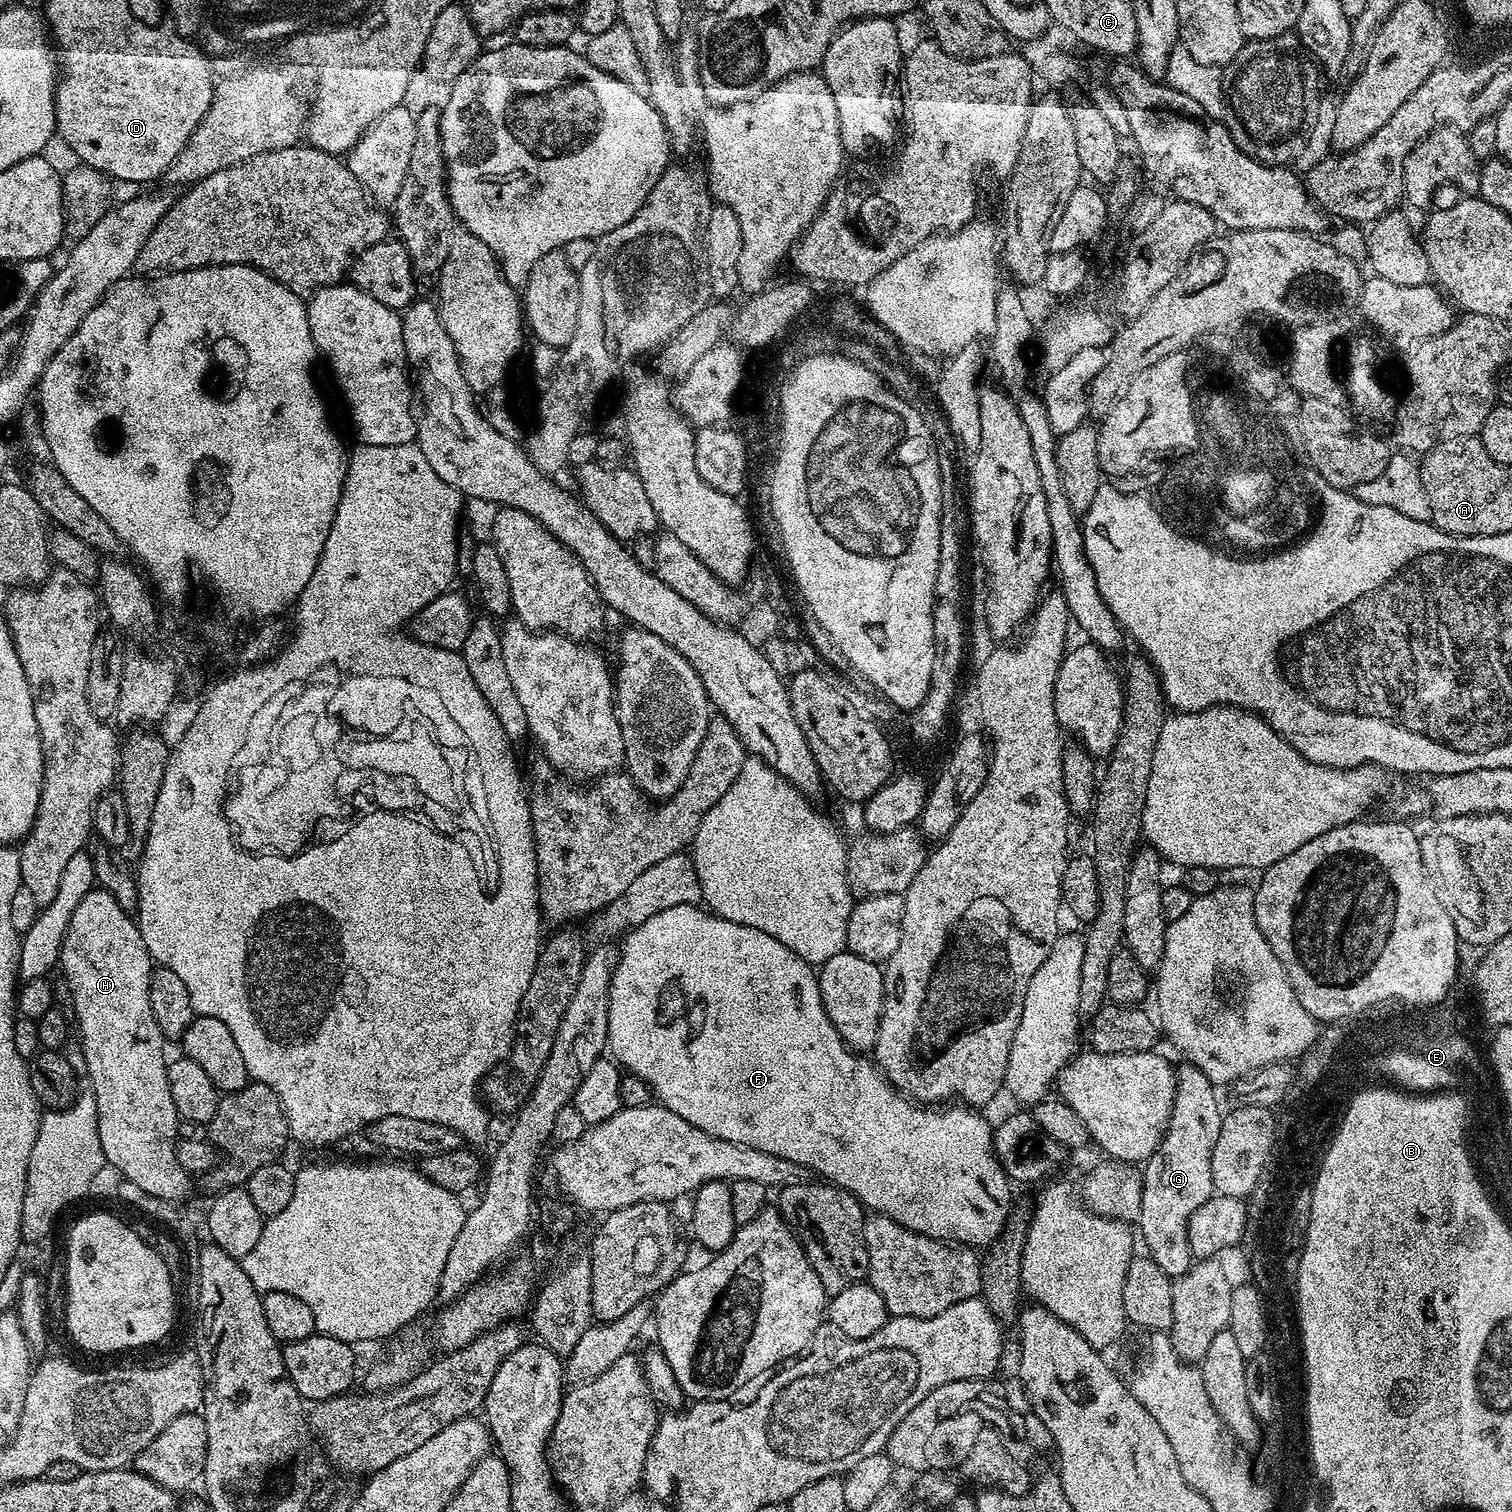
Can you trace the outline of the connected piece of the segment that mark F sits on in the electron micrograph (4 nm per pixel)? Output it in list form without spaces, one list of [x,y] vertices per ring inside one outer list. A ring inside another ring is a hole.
[[[695,904],[662,910],[631,929],[623,939],[624,945],[618,948],[616,968],[612,972],[608,991],[606,1044],[610,1052],[612,1048],[611,1055],[615,1063],[625,1073],[646,1082],[653,1097],[663,1108],[678,1114],[678,1118],[686,1118],[690,1126],[698,1126],[698,1130],[714,1138],[722,1138],[726,1142],[742,1146],[754,1146],[754,1150],[764,1150],[766,1154],[786,1158],[786,1162],[800,1164],[809,1173],[816,1175],[817,1172],[820,1175],[817,1177],[823,1178],[827,1183],[845,1188],[865,1209],[888,1216],[910,1230],[921,1232],[923,1236],[955,1242],[960,1246],[971,1246],[976,1250],[987,1249],[993,1241],[1000,1239],[1000,1231],[1014,1211],[1013,1185],[992,1148],[993,1125],[988,1125],[976,1113],[979,1111],[972,1106],[921,1106],[900,1095],[867,1055],[853,1052],[846,1046],[846,1042],[842,1042],[838,1030],[834,1030],[834,1022],[830,1022],[822,1006],[820,981],[813,965],[798,958],[798,954],[794,954],[790,946],[782,946],[778,938],[770,938],[770,934],[762,934],[762,930],[754,930],[721,916],[713,916],[711,912]]]

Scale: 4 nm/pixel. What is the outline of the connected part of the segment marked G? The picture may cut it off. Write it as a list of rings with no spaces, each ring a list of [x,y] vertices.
[[[1187,1062],[1181,1063],[1181,1068],[1178,1068],[1178,1075],[1176,1077],[1176,1093],[1174,1094],[1174,1102],[1172,1103],[1172,1113],[1170,1114],[1170,1122],[1168,1123],[1168,1129],[1164,1131],[1164,1137],[1159,1146],[1154,1150],[1154,1154],[1142,1168],[1142,1175],[1144,1177],[1144,1185],[1142,1186],[1142,1206],[1140,1207],[1140,1214],[1138,1217],[1138,1225],[1140,1224],[1140,1232],[1138,1228],[1138,1236],[1144,1239],[1144,1244],[1147,1255],[1152,1258],[1153,1262],[1166,1273],[1168,1277],[1175,1278],[1186,1274],[1192,1269],[1194,1263],[1194,1257],[1191,1252],[1190,1242],[1187,1240],[1187,1226],[1190,1222],[1190,1216],[1194,1213],[1194,1210],[1202,1206],[1203,1203],[1213,1197],[1214,1189],[1212,1187],[1212,1159],[1214,1158],[1214,1142],[1218,1142],[1218,1130],[1220,1129],[1220,1122],[1222,1119],[1222,1107],[1216,1101],[1217,1089],[1206,1078],[1206,1074],[1202,1074],[1198,1070],[1198,1066],[1189,1064]]]

